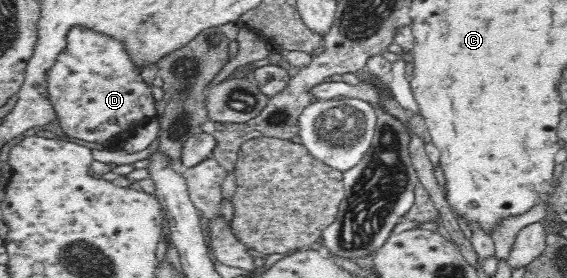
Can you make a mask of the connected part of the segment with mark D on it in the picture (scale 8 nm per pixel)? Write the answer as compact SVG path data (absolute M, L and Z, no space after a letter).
M74 26L67 34L66 48L60 52L60 58L56 56L56 62L46 74L46 93L56 115L54 119L58 121L62 132L71 138L101 144L105 148L125 142L135 128L157 116L157 100L152 93L154 85L143 79L140 68L134 64L128 51L124 50L121 40L118 42L107 34L98 34L80 26Z

